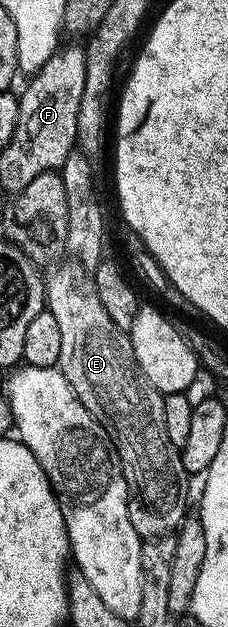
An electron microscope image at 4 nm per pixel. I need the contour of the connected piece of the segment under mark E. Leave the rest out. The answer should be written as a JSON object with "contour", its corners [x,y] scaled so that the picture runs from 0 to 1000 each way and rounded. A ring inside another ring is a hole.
{"contour":[[[281,415],[228,427],[202,437],[202,493],[228,499],[237,510],[254,510],[254,525],[272,530],[272,568],[254,587],[412,670],[474,684],[474,697],[509,713],[544,748],[544,764],[561,769],[570,836],[588,836],[618,855],[750,853],[816,825],[807,812],[825,807],[825,781],[807,777],[816,758],[789,719],[776,711],[746,708],[746,695],[728,695],[728,668],[711,652],[719,630],[675,619],[675,612],[658,612],[658,606],[640,606],[588,568],[566,528],[518,523],[518,517],[482,510],[465,491],[447,491],[421,451],[360,421],[329,415]]]}

